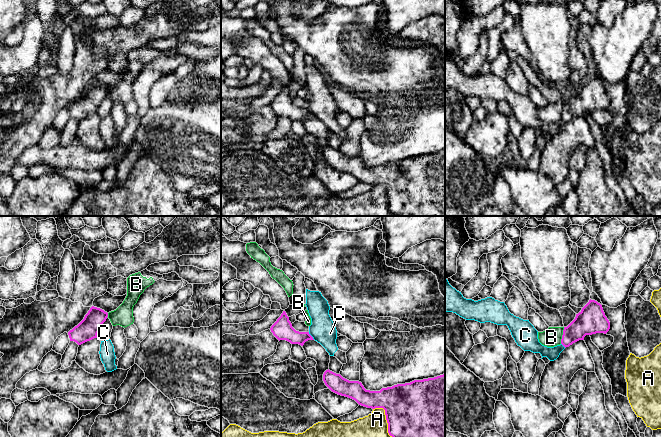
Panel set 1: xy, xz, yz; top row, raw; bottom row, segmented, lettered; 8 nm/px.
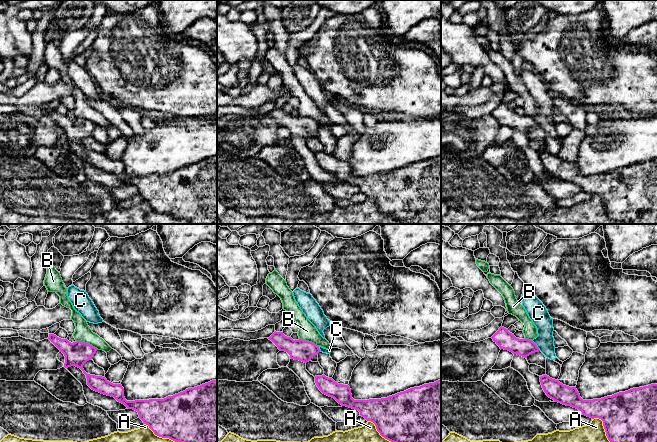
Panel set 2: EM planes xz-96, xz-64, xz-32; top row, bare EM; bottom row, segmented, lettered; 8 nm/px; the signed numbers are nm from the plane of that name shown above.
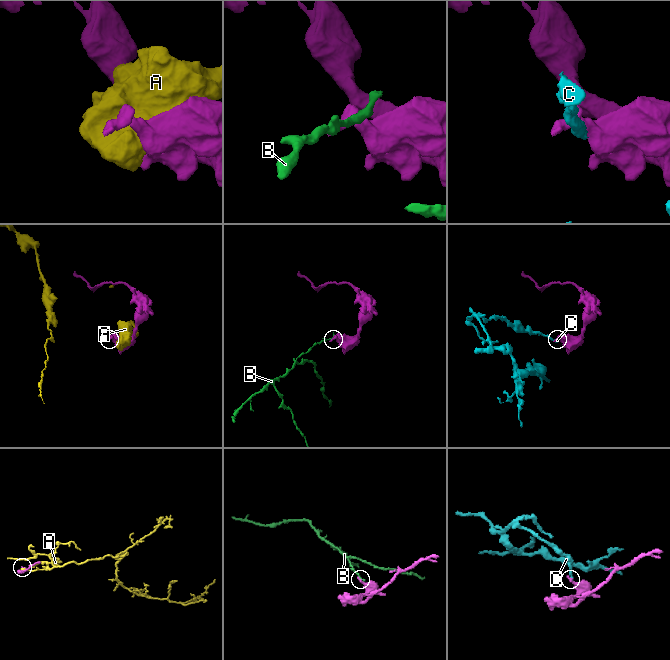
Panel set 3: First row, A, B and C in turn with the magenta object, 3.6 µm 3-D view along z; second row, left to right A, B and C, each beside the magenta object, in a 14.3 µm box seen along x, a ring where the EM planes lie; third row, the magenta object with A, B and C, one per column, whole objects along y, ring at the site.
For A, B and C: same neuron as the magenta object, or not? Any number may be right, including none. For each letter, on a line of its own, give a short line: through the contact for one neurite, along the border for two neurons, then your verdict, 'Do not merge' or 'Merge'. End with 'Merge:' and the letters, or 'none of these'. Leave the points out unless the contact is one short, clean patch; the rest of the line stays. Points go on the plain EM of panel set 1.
A: Do not merge
B: Line: yz (564, 103), (560, 119). Do not merge
C: Line: xz (308, 108), (314, 115). Do not merge
Merge: none of these

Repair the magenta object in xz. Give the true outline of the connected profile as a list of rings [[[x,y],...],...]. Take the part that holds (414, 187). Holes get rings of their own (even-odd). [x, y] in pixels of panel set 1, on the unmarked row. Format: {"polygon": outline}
{"polygon": [[[329,145],[324,148],[323,157],[332,168],[351,174],[361,182],[383,184],[388,209],[395,216],[445,216],[445,149],[382,164],[380,167],[366,166],[361,158],[349,157]]]}

